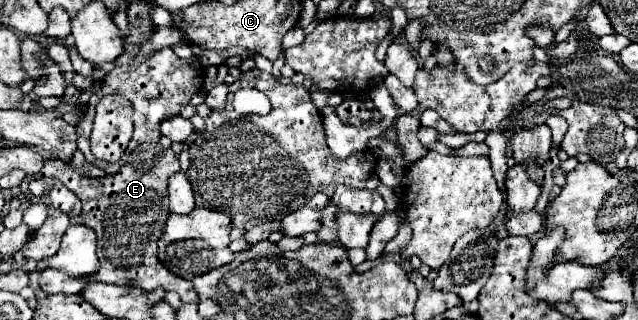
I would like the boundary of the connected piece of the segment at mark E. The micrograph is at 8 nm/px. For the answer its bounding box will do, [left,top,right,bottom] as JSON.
[20,148,200,304]

